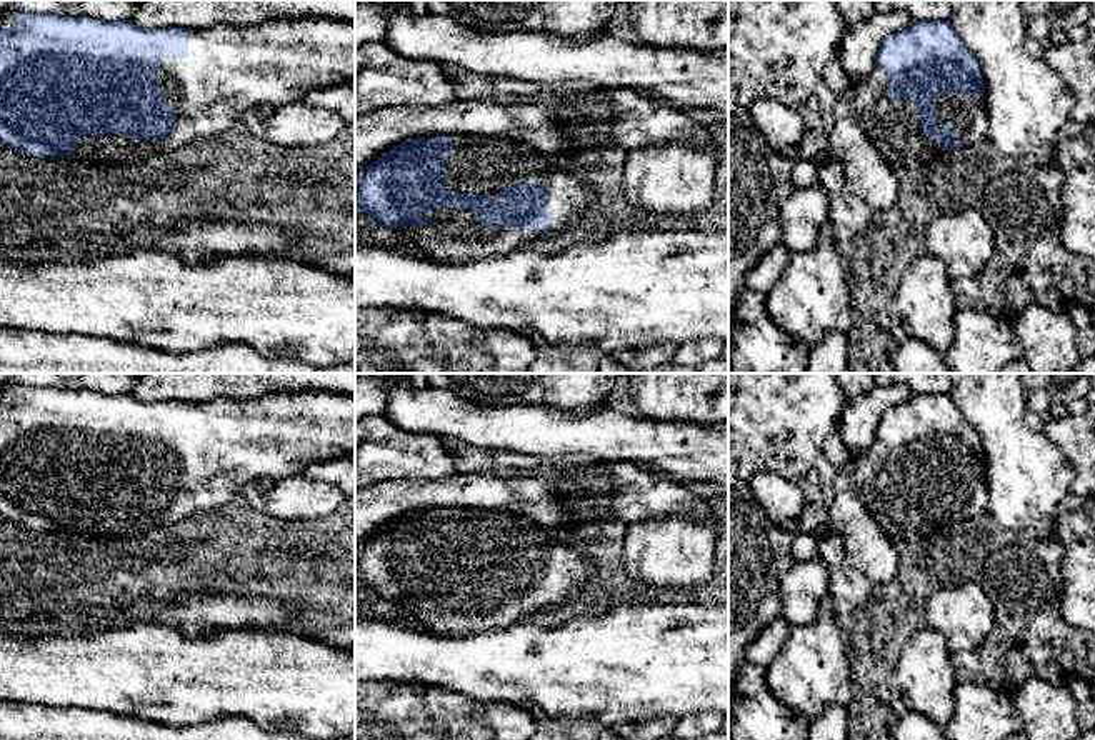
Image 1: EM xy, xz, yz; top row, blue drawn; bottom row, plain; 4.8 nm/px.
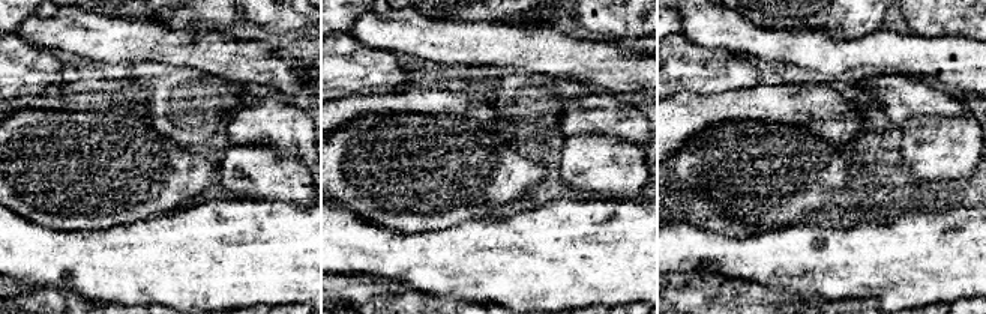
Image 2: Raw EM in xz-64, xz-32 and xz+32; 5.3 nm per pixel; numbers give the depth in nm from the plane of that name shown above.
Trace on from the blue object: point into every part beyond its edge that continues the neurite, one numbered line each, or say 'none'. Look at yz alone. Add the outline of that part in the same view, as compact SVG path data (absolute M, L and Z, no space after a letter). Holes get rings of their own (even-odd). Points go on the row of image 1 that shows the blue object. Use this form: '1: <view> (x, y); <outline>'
1: yz (969, 112); M937 95L935 125L955 123L958 142L987 140L988 117L985 95Z

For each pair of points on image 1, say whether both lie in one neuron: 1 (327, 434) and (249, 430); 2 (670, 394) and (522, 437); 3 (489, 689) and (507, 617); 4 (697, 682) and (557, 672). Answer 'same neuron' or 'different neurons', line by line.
1: same neuron
2: different neurons
3: different neurons
4: same neuron

